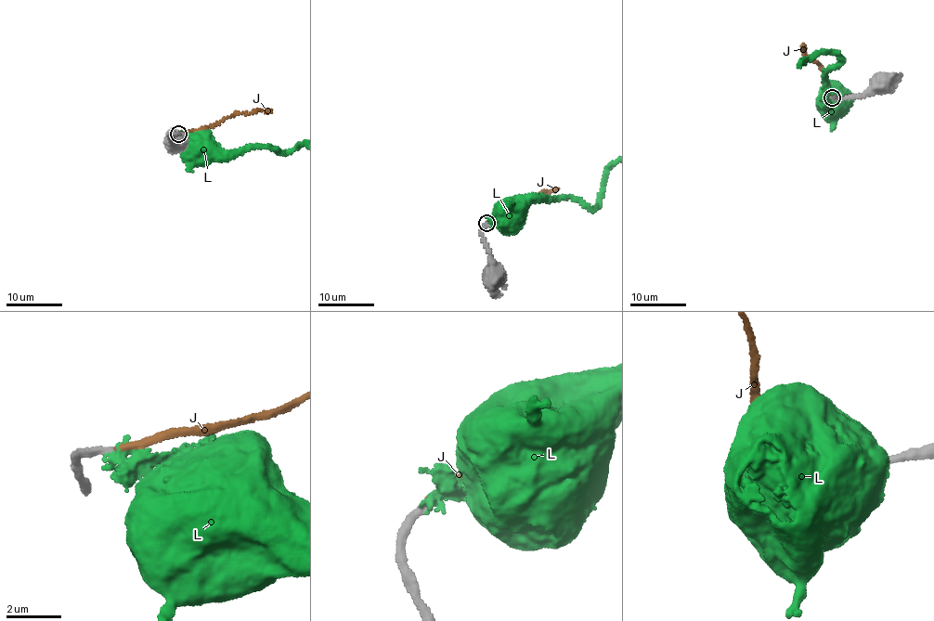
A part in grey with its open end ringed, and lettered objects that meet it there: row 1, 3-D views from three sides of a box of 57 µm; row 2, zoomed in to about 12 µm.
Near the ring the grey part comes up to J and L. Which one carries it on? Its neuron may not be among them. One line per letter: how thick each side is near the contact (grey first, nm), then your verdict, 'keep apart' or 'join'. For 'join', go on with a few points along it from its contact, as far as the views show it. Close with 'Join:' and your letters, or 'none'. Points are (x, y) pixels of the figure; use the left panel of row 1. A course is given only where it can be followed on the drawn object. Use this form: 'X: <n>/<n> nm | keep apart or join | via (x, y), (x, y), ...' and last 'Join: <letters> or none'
J: 280/240 nm | join | via (178, 134), (203, 129), (242, 112), (272, 109)
L: 280/380 nm | keep apart
Join: J

